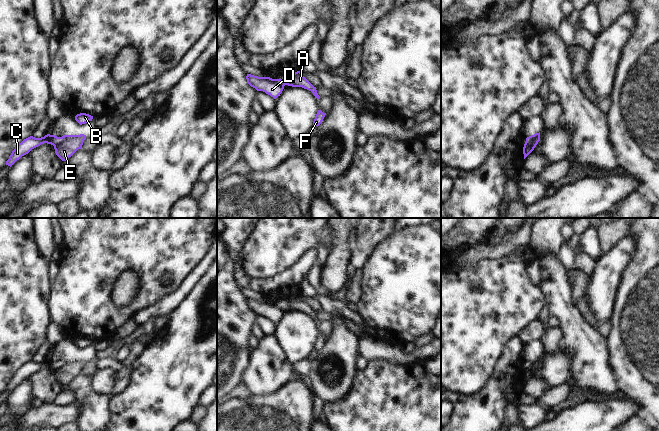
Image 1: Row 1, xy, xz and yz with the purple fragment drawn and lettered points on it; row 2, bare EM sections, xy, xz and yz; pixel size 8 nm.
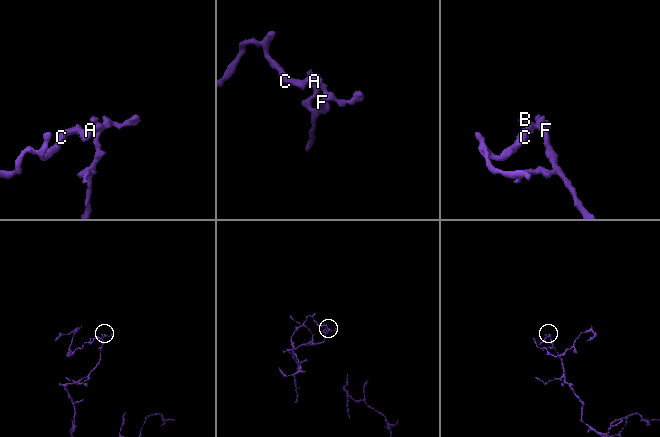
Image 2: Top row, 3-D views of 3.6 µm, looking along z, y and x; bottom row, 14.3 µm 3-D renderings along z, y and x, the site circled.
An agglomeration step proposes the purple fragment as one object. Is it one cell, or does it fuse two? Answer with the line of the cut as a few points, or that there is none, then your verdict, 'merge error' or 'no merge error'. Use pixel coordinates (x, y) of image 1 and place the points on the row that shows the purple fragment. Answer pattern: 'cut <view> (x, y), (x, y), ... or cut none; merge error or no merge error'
cut yz (526, 139), (533, 148); merge error

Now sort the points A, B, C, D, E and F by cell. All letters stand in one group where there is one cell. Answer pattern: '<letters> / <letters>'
A B E F / C D

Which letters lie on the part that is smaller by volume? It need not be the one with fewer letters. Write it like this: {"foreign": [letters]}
{"foreign": ["C", "D"]}

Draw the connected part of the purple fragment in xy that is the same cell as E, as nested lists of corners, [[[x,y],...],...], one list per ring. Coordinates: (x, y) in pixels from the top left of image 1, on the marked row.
[[[64,135],[59,137],[54,145],[56,155],[62,160],[66,161],[78,149],[82,148],[86,135]]]

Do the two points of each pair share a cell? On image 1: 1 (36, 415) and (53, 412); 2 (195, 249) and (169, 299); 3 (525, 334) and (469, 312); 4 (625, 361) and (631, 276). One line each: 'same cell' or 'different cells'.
1: same cell
2: different cells
3: different cells
4: same cell

